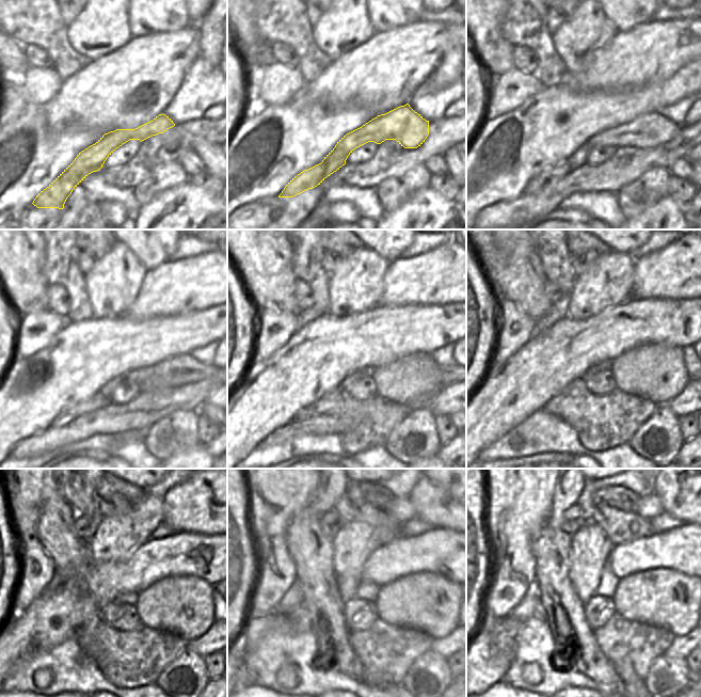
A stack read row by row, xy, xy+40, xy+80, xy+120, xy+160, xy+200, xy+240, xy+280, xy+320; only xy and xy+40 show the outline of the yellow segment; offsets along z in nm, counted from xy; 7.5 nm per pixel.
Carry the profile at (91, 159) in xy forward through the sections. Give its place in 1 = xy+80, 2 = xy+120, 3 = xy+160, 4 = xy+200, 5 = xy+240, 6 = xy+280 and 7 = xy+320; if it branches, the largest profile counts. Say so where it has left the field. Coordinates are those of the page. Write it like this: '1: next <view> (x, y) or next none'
1: next xy+80 (650, 129)
2: next xy+120 (180, 369)
3: next xy+160 (373, 420)
4: next xy+200 (603, 422)
5: next xy+240 (129, 659)
6: next xy+280 (386, 651)
7: next xy+320 (640, 644)

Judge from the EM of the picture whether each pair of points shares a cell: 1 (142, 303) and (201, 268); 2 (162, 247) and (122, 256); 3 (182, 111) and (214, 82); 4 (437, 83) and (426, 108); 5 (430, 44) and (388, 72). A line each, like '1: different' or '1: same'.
1: same
2: different
3: same
4: different
5: same

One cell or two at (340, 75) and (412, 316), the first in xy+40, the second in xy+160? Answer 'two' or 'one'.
two

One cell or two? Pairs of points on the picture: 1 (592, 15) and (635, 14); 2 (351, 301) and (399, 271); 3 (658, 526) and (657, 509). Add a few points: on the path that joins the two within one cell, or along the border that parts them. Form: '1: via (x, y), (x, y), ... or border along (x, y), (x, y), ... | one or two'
1: border along (603, 11), (617, 31) | two
2: border along (391, 262), (384, 275), (384, 285), (379, 303) | two
3: border along (664, 512), (651, 518) | two

